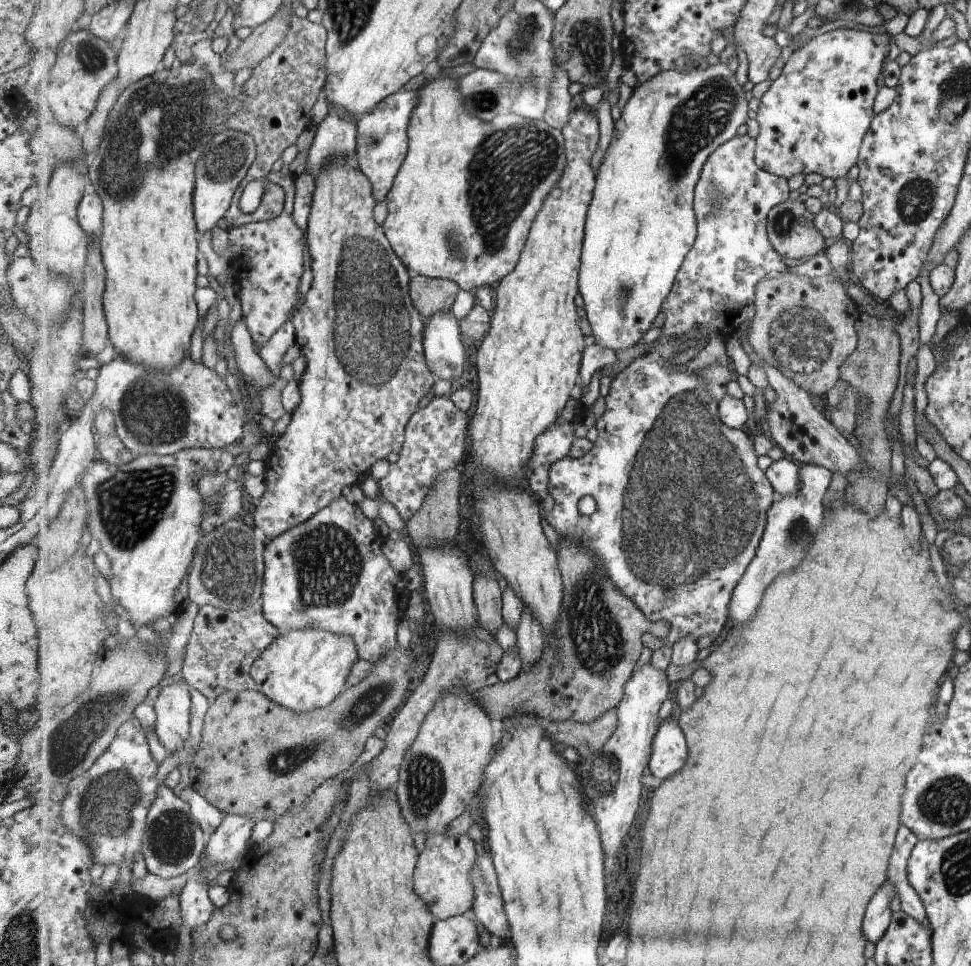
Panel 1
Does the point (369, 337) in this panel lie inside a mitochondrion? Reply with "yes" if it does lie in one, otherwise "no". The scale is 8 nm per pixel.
yes

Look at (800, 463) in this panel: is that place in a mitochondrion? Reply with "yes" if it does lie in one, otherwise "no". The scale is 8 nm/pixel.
no

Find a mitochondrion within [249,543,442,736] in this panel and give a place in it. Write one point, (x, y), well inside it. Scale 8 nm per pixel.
(377, 694)

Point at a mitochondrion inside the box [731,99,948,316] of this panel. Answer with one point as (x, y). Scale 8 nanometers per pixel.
(916, 200)

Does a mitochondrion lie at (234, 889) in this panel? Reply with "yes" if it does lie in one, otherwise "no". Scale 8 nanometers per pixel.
no

